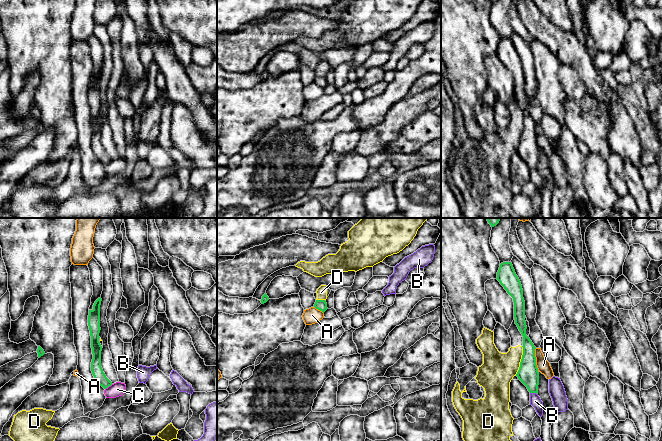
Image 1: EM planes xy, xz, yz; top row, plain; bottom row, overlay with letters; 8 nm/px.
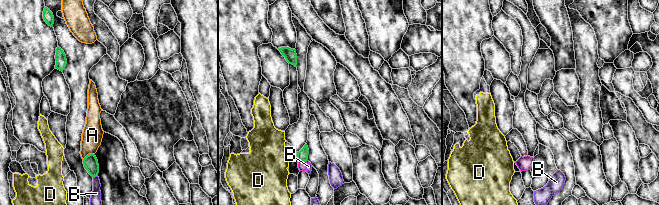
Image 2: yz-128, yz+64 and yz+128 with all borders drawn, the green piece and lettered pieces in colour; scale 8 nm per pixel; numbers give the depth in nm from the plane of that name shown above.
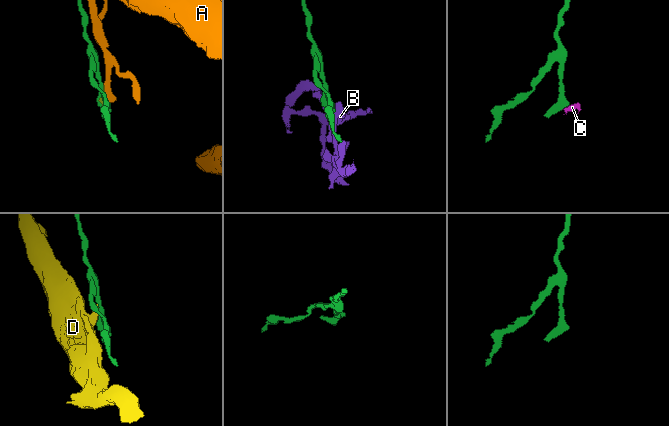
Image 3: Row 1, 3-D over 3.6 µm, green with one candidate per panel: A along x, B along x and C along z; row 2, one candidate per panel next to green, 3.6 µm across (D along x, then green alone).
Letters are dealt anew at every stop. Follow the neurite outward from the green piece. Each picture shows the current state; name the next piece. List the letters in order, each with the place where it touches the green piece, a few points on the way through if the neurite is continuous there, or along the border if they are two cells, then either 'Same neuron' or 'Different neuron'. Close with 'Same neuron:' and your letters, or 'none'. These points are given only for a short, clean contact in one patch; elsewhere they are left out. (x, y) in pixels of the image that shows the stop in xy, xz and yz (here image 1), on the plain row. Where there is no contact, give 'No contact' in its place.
A: Touches green at yz (535, 135). Boundary: yz (535, 124), (535, 140), (538, 145). Different neuron
B: Touches green at yz (533, 168). Boundary: yz (530, 168), (536, 170). Different neuron
C: Touches green at xy (108, 162). Boundary: xy (112, 160), (105, 165). Different neuron
D: Touches green at yz (521, 137). Boundary: yz (522, 122), (522, 134), (515, 151). Different neuron
Same neuron: none

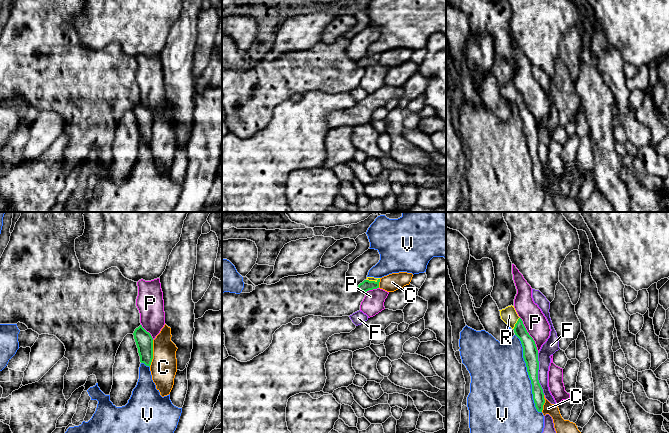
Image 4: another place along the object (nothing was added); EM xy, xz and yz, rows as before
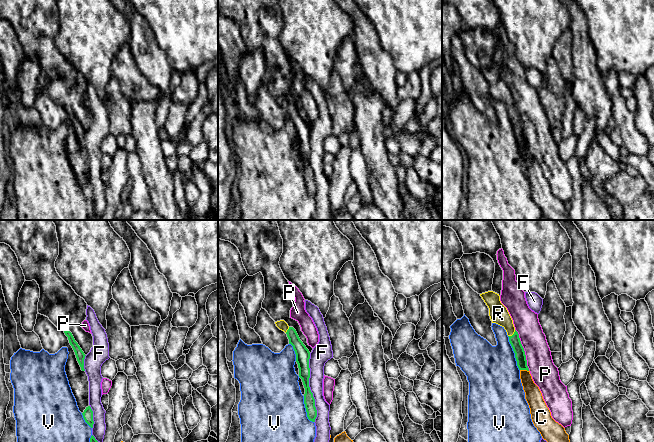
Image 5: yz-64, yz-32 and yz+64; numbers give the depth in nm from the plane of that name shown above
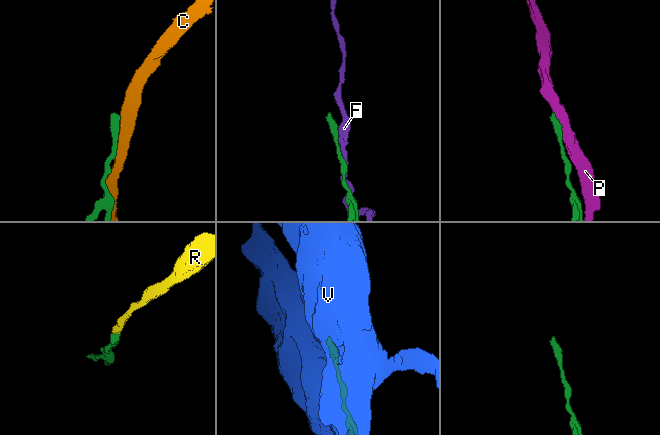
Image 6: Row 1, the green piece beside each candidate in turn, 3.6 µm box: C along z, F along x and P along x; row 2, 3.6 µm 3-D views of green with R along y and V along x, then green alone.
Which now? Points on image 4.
C: Touches green at xy (152, 129). Different neuron
F: Touches green at yz (537, 150). Different neuron
P: Touches green at yz (529, 111). Boundary: yz (520, 93), (538, 128). Different neuron
R: Touches green at yz (516, 99). Path across: yz (530, 126), (526, 115), (516, 99), (509, 91). Same neuron
V: Touches green at yz (528, 150). Different neuron
Same neuron: R

